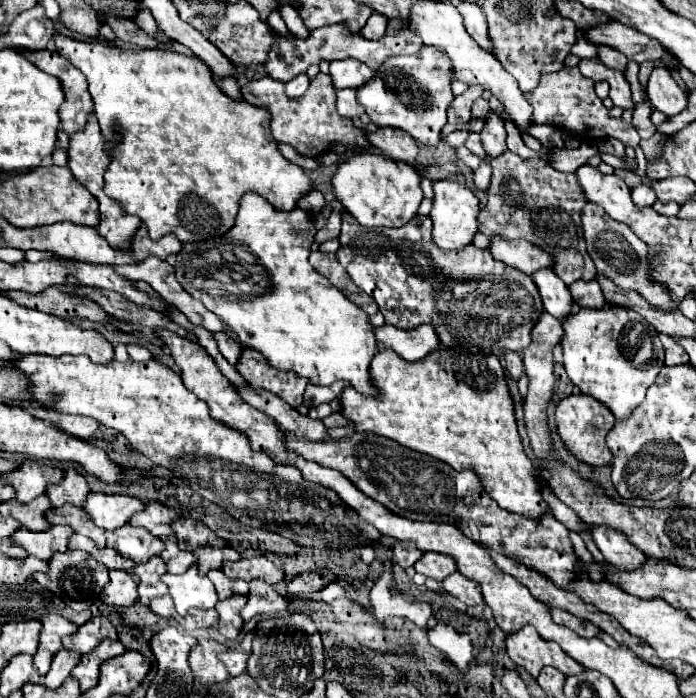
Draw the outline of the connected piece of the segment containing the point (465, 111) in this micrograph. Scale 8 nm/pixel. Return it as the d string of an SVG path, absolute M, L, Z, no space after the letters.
M469 86L463 94L455 96L449 106L449 124L463 126L471 118L471 104L483 94L481 86Z

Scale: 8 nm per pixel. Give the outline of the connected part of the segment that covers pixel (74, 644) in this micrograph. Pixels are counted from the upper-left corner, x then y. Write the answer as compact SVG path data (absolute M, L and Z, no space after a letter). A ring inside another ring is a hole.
M103 615L91 618L72 635L62 638L62 644L67 650L75 650L79 654L87 654L101 640L117 640L117 630Z

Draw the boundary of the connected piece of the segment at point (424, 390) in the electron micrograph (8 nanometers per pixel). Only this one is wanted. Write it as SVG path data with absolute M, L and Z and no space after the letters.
M385 348L373 356L371 368L371 384L377 388L377 396L359 394L353 386L347 386L339 398L341 414L353 422L357 432L373 432L377 436L391 438L401 446L417 450L421 454L439 458L447 462L455 470L473 470L485 492L505 510L525 514L525 516L541 516L547 510L545 500L539 494L539 486L535 476L541 474L521 446L521 438L517 432L515 416L513 416L513 400L507 390L505 374L495 354L485 356L483 352L471 352L455 358L455 350L445 350L439 354L429 354L423 360L409 362L401 356L393 354L393 350Z

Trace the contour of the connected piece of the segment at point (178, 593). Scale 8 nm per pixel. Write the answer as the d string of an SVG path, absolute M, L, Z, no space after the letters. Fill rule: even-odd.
M195 564L181 576L165 574L163 582L169 586L169 594L181 616L185 616L191 608L209 610L217 604L215 586L207 576L199 576Z

